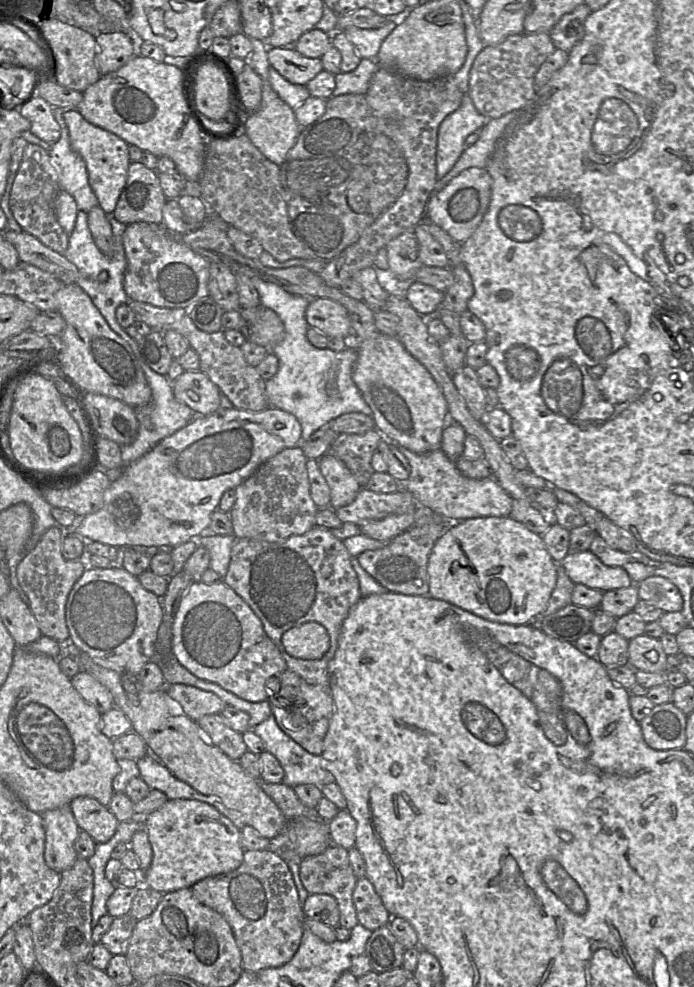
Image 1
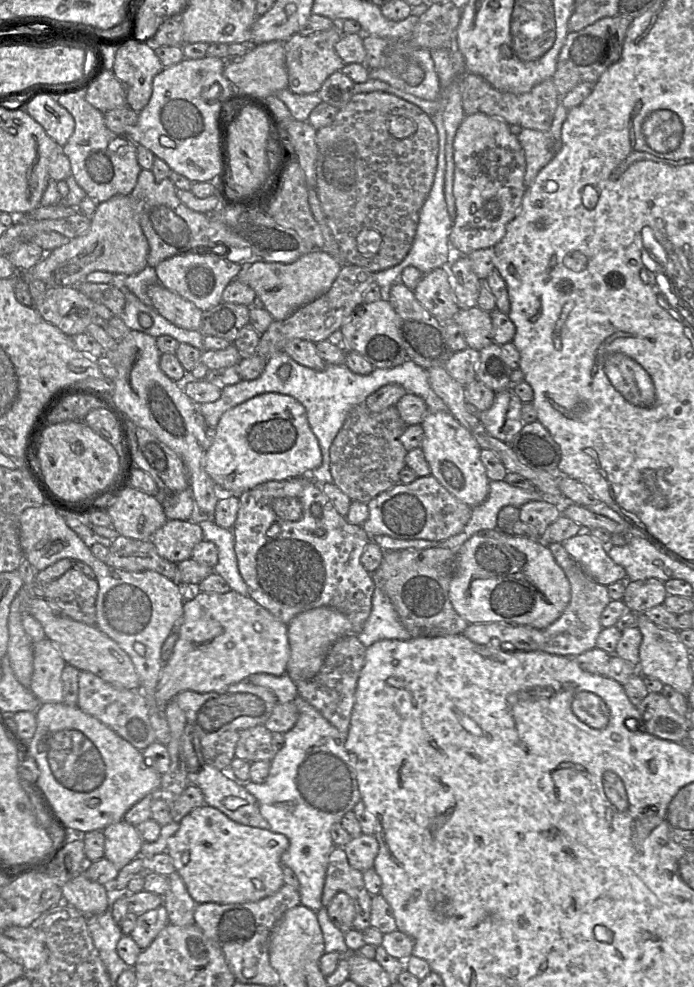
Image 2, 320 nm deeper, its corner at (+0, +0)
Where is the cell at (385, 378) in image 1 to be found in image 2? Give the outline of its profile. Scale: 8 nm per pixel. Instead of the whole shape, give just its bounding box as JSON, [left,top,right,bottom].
[420,411,490,507]

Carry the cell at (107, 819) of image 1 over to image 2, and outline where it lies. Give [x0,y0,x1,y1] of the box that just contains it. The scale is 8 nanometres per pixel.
[102,820,144,869]

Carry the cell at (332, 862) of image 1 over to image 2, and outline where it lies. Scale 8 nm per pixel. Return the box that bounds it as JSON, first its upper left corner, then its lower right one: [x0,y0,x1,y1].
[321,846,372,931]

